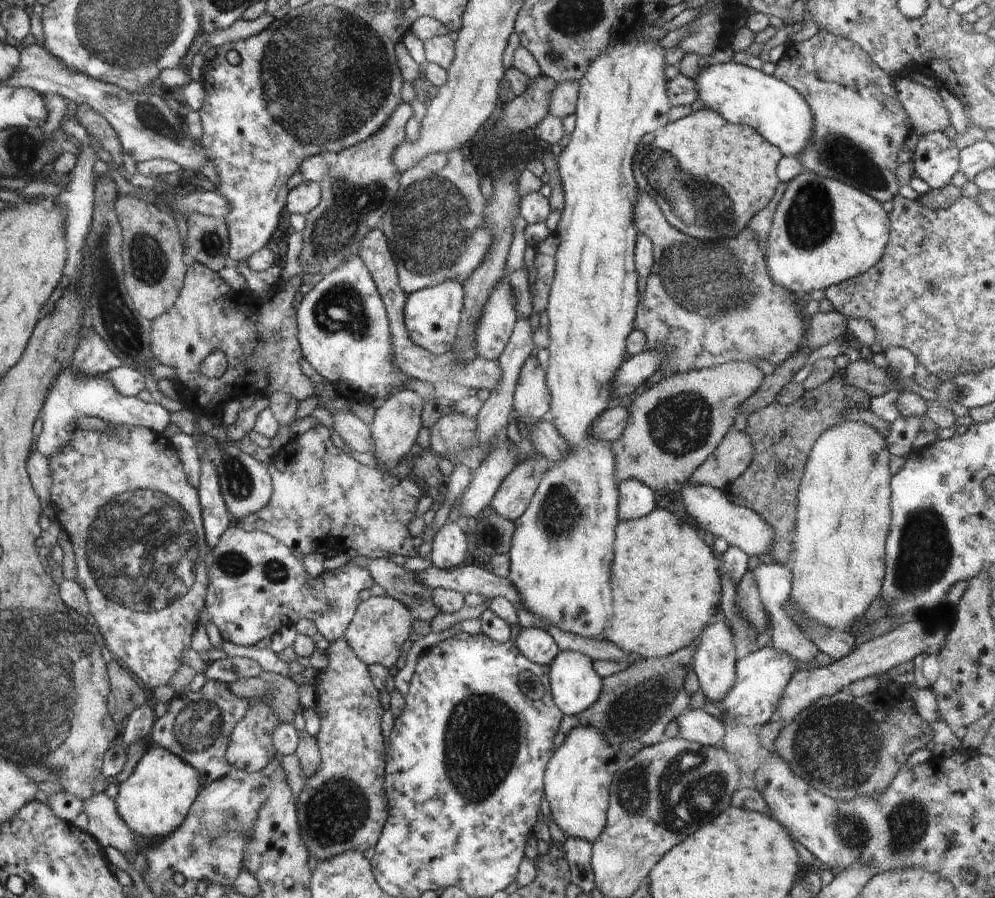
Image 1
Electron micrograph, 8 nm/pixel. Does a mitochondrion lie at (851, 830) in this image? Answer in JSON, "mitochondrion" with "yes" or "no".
{"mitochondrion":"yes"}

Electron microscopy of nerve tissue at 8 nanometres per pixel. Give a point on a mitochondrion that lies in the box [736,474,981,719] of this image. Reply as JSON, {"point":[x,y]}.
{"point":[923,553]}

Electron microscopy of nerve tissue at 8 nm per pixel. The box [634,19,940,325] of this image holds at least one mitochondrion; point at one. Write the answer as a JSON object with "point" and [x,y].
{"point":[719,282]}

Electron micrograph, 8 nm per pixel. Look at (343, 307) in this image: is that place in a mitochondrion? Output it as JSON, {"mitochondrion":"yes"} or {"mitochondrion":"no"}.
{"mitochondrion":"yes"}

